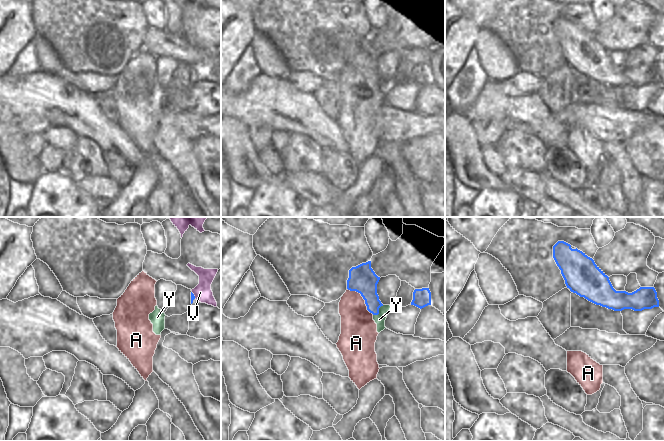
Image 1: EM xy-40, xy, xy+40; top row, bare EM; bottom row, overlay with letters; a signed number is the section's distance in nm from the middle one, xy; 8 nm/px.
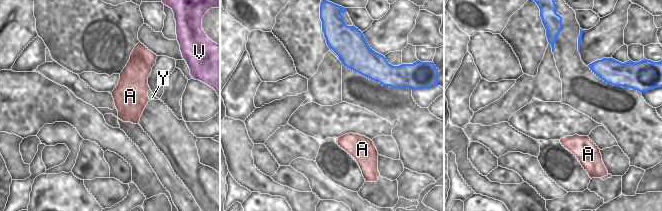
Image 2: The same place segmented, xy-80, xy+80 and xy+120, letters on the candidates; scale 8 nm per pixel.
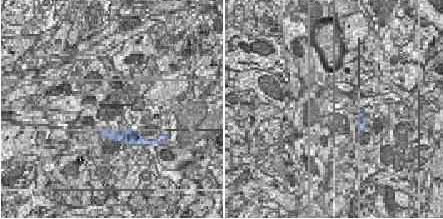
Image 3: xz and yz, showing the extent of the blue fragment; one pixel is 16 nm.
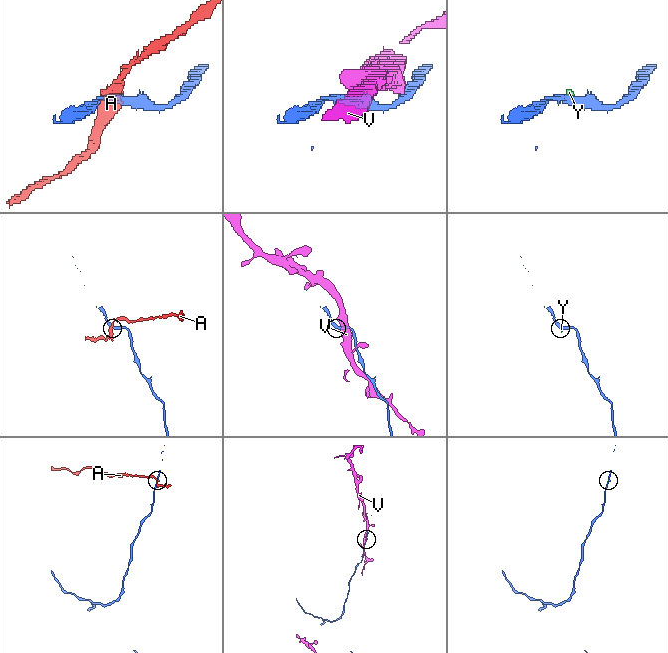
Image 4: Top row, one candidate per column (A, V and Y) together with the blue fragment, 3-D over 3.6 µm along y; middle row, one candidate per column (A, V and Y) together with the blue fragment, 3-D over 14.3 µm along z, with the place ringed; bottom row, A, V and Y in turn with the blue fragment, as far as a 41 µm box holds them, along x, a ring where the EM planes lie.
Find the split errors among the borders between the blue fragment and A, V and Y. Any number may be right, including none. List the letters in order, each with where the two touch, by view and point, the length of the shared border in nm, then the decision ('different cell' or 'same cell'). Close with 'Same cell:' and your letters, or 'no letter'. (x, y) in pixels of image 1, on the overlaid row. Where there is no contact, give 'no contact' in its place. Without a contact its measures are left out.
A: xy (363, 298) | 300 nm | different cell
V: xy-40 (193, 295) | 70 nm | different cell
Y: xy (378, 311) | 120 nm | different cell
Same cell: no letter

